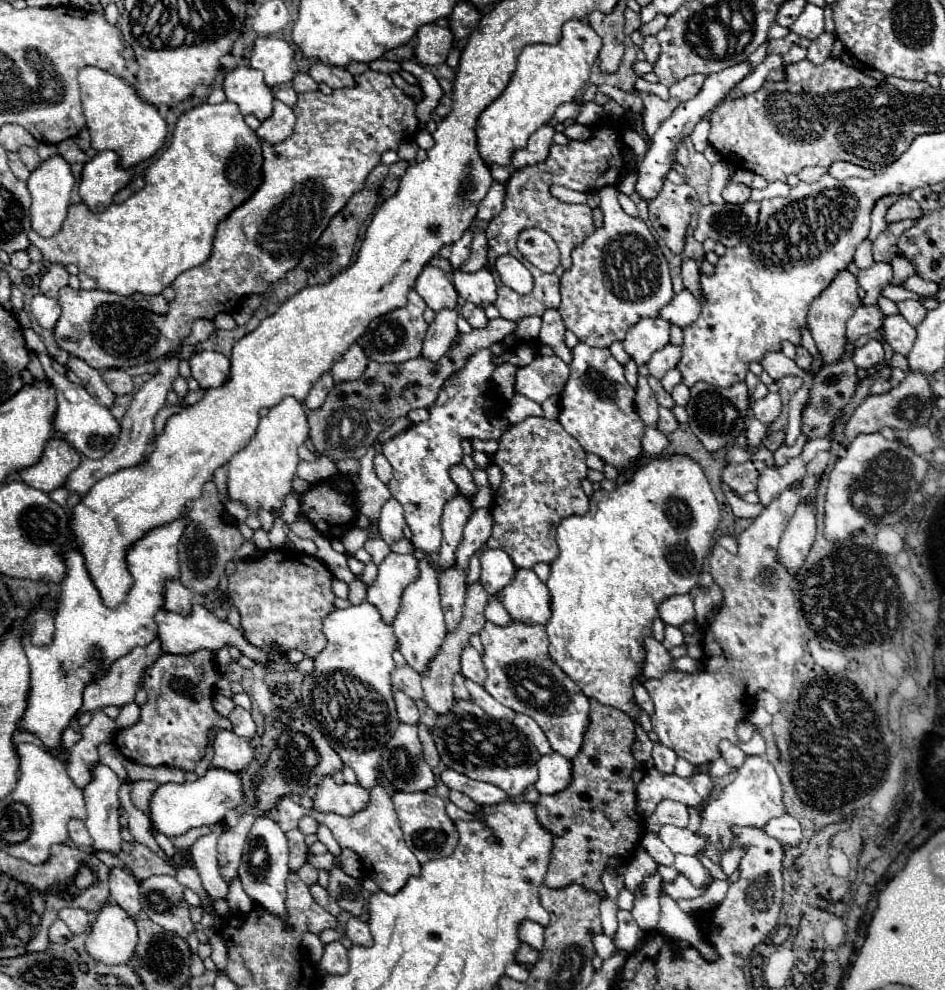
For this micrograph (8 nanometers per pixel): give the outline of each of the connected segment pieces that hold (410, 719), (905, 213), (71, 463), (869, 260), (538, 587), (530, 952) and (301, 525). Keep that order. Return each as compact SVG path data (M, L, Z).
M393 691L393 697L395 697L395 703L397 703L399 721L417 725L417 723L419 723L419 711L417 711L417 707L415 707L413 699L411 699L411 697L407 697L403 691Z
M907 195L899 197L885 213L885 221L887 223L893 223L893 221L901 221L901 219L919 219L923 213L921 213L921 207L917 201L909 199Z
M55 437L47 443L39 463L19 471L19 475L27 485L41 489L45 493L51 493L53 489L57 489L65 483L67 475L73 469L77 469L79 463L81 463L81 453L77 453L63 439Z
M865 239L865 241L857 247L855 263L857 263L859 269L867 269L867 267L871 267L871 265L875 263L873 257L871 257L871 241L869 241L869 239Z
M517 569L513 583L497 599L513 619L543 625L551 619L551 593L531 569Z
M523 943L521 947L519 947L519 951L517 951L517 961L519 963L525 963L525 965L533 965L535 961L537 961L537 957L539 957L539 951L537 949L533 949L531 945L527 945L527 943Z
M307 521L293 523L291 529L293 529L293 533L295 533L297 537L301 537L301 539L315 539L315 537L319 535L319 531L317 531L311 523L307 523Z

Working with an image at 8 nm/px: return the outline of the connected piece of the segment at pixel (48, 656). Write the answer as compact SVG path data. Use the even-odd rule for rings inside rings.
M187 519L173 521L169 525L149 531L139 539L127 553L127 565L135 579L131 591L127 593L125 605L117 609L107 609L101 603L101 597L95 585L89 579L89 573L83 565L79 551L69 551L65 555L67 573L59 591L59 609L55 615L55 637L47 647L33 647L29 637L23 639L23 649L31 661L31 691L29 705L21 719L25 731L35 733L47 747L53 747L55 755L59 753L59 737L69 725L77 709L81 707L83 687L95 679L95 661L91 659L93 647L103 651L105 665L111 665L115 659L127 655L137 645L147 645L157 637L157 623L153 615L163 607L163 583L167 579L179 577L177 563L177 543L183 535Z

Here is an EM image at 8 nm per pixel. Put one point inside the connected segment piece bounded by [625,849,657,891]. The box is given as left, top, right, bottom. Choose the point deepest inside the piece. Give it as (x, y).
(641, 863)

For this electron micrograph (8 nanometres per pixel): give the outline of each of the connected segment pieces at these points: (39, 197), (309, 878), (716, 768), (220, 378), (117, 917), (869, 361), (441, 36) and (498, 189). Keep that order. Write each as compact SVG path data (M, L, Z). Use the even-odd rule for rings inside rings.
M59 155L43 161L41 167L35 169L31 173L31 177L27 179L27 187L29 187L31 199L33 199L33 203L31 203L31 229L37 231L41 237L53 237L61 229L61 223L63 223L67 209L69 209L69 195L75 187L75 177L71 173L69 163Z
M305 863L305 865L297 871L297 875L299 875L307 885L313 885L313 883L317 881L317 869L315 869L311 863Z
M719 757L719 759L713 759L711 763L709 763L709 775L713 775L713 777L723 777L723 775L727 775L727 773L731 773L731 767Z
M215 351L195 353L191 357L191 375L203 389L219 387L229 375L229 359Z
M115 903L103 905L85 941L85 949L89 951L89 955L109 965L129 963L135 945L137 945L135 919L129 917L127 911Z
M871 339L867 345L859 347L855 351L855 357L853 357L855 365L863 367L863 369L869 369L869 367L881 363L883 359L885 359L885 351L883 351L883 345L877 339Z
M423 25L417 31L415 59L421 65L439 65L445 63L453 47L453 33L447 27Z
M493 181L489 193L485 195L485 199L479 203L479 211L477 211L477 219L493 219L501 207L503 207L503 199L505 199L505 183Z

